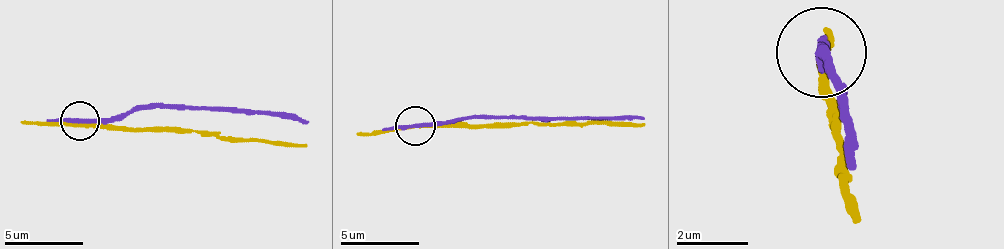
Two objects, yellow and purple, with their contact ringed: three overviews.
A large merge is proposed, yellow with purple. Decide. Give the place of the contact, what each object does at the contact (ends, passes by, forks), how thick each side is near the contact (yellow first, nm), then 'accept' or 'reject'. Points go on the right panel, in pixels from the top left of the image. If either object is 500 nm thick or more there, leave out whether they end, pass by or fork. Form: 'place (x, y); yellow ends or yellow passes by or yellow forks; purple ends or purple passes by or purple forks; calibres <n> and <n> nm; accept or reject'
place (821, 52); yellow passes by; purple passes by; calibres 240 and 240 nm; reject

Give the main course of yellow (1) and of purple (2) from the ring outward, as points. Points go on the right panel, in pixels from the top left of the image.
1: (823, 58), (841, 112), (856, 224)
2: (823, 50), (824, 64), (825, 50), (843, 95), (857, 164)

